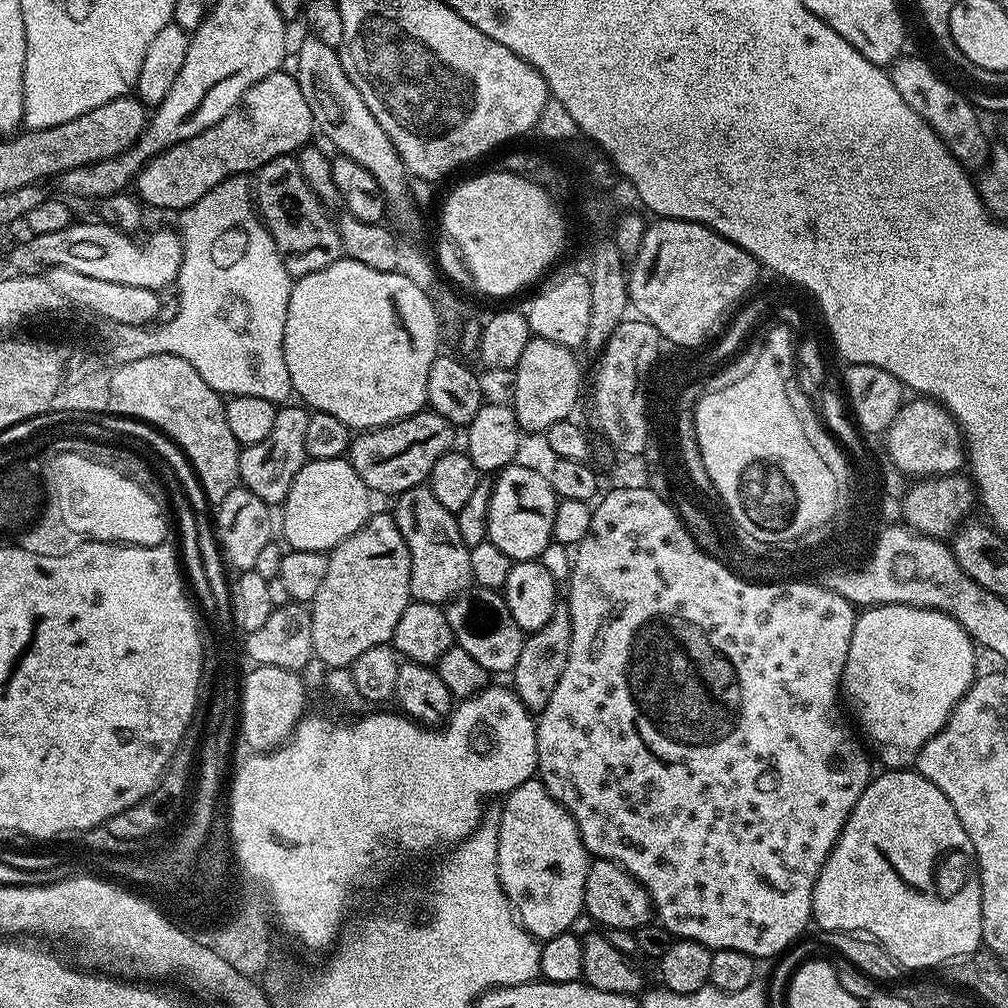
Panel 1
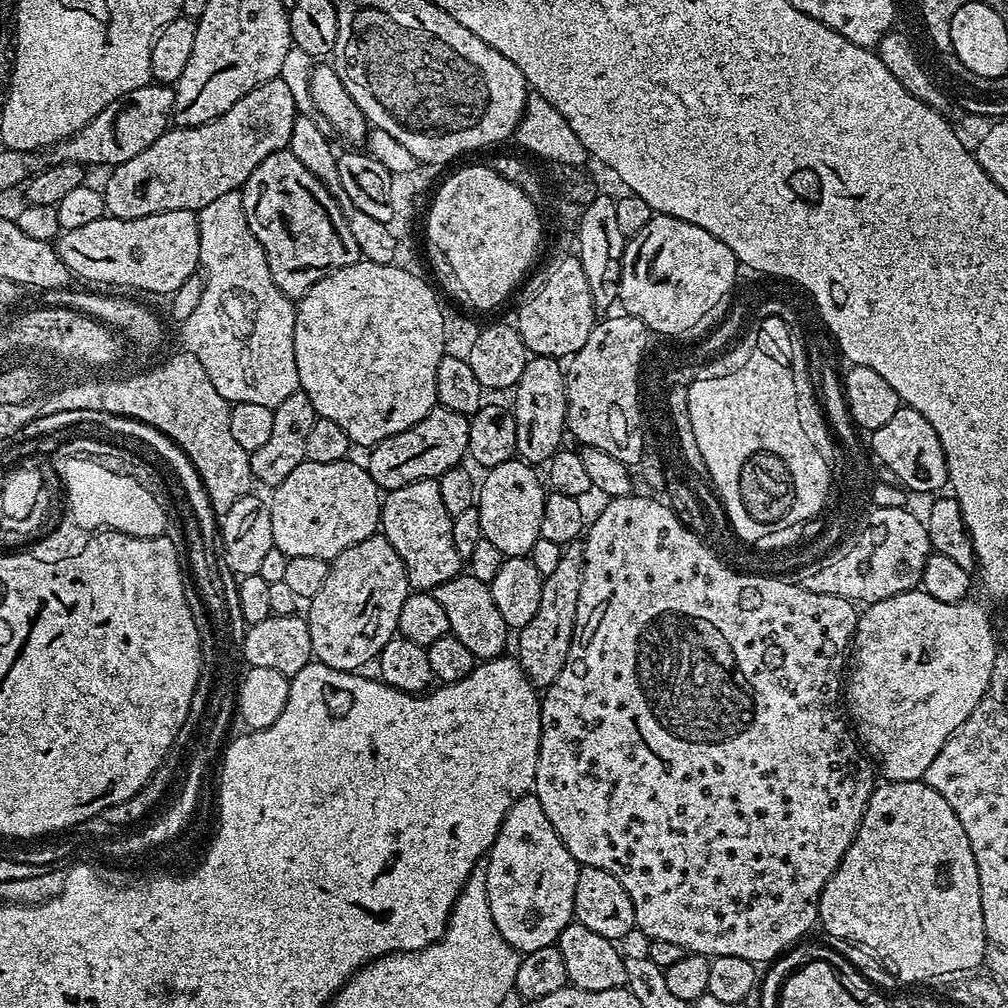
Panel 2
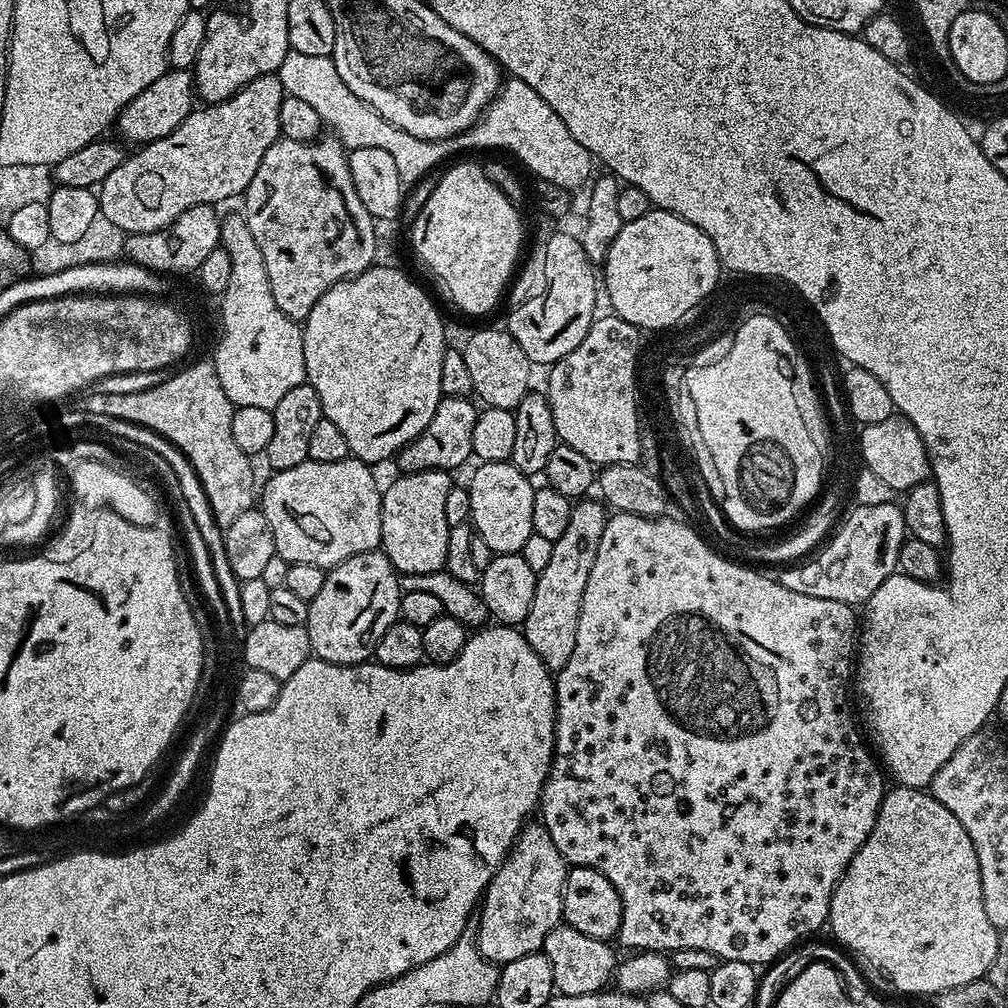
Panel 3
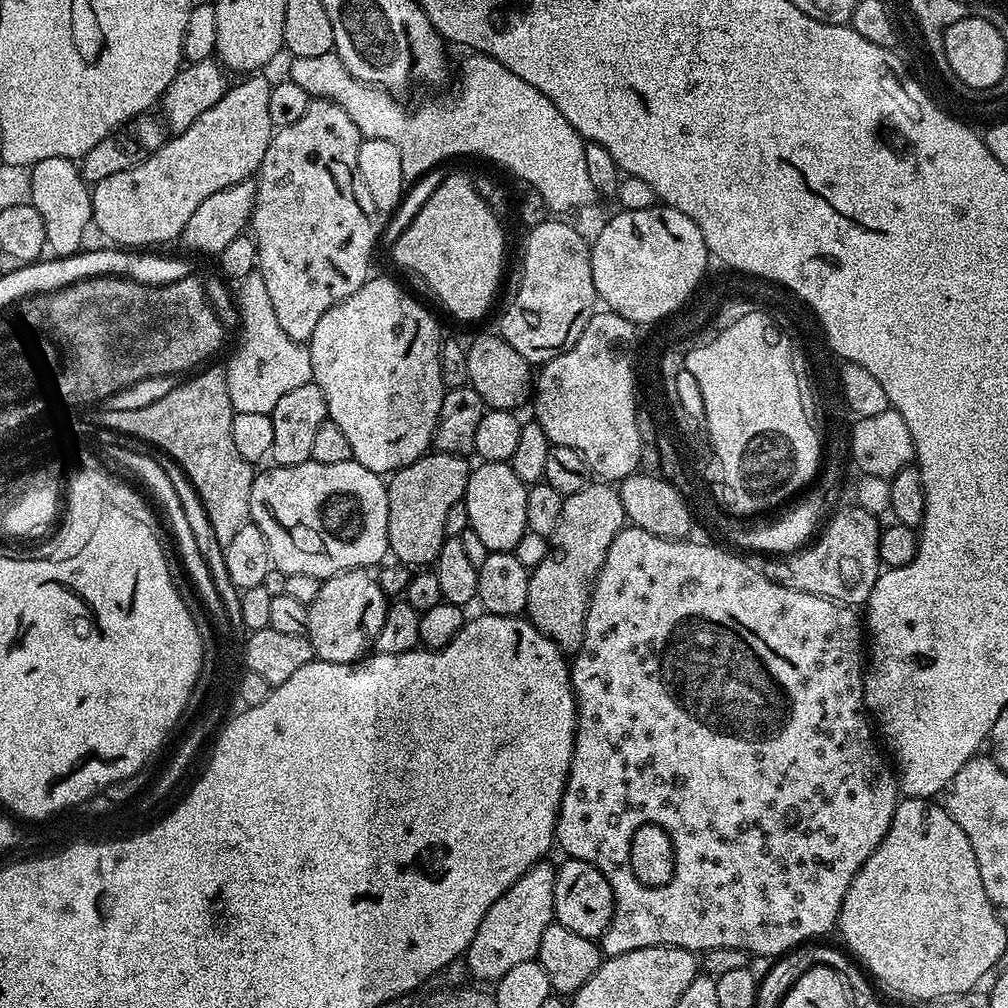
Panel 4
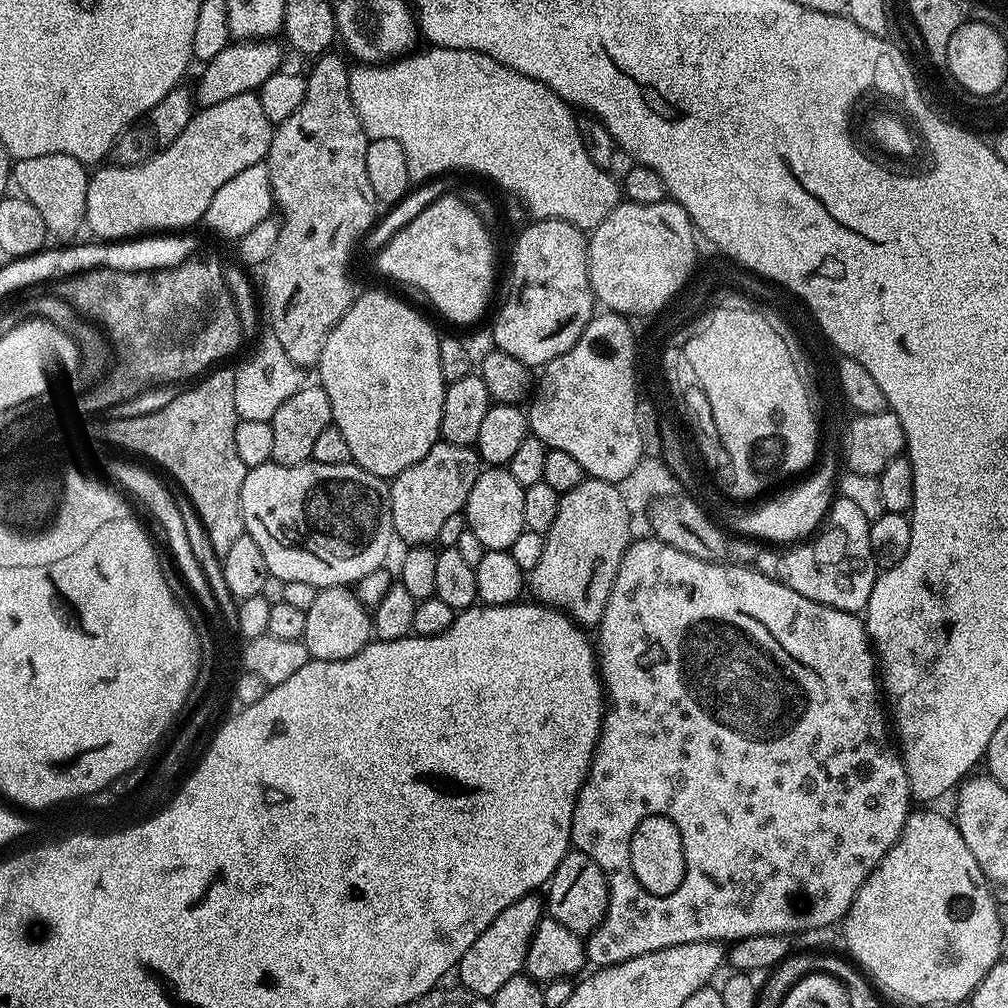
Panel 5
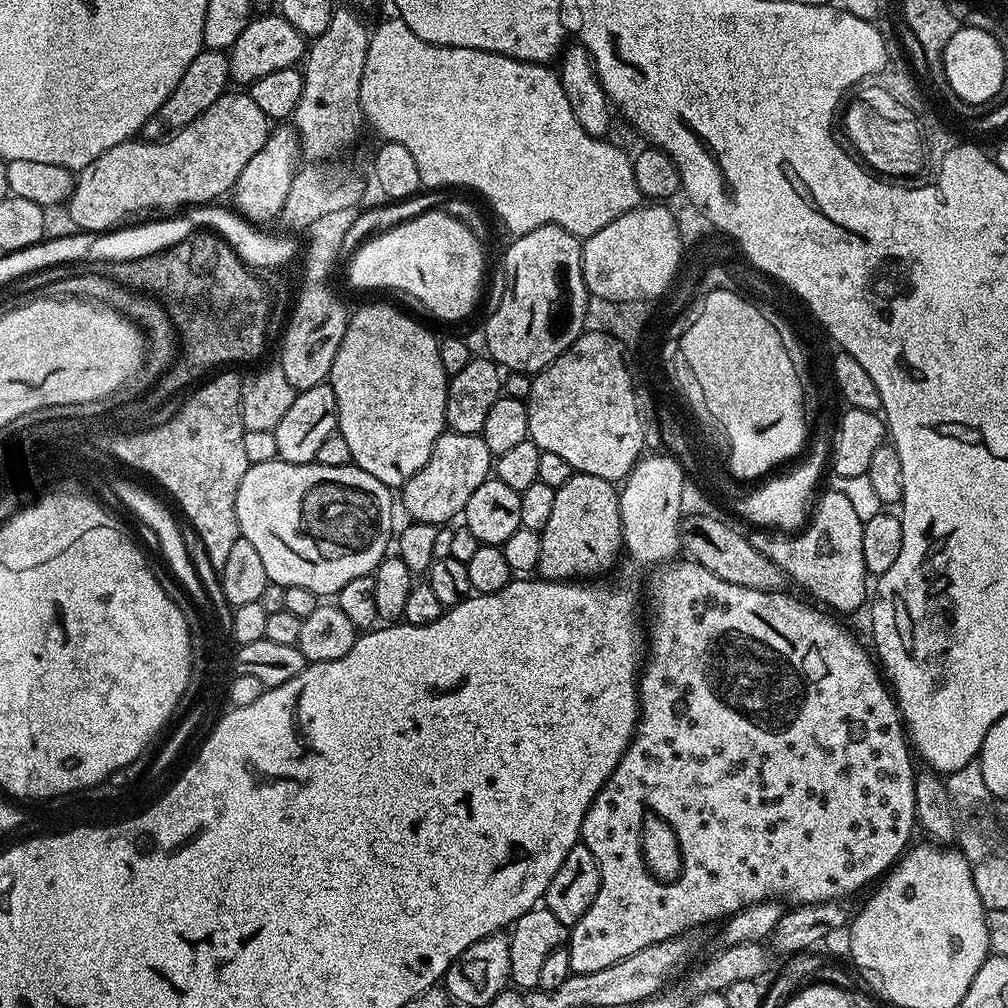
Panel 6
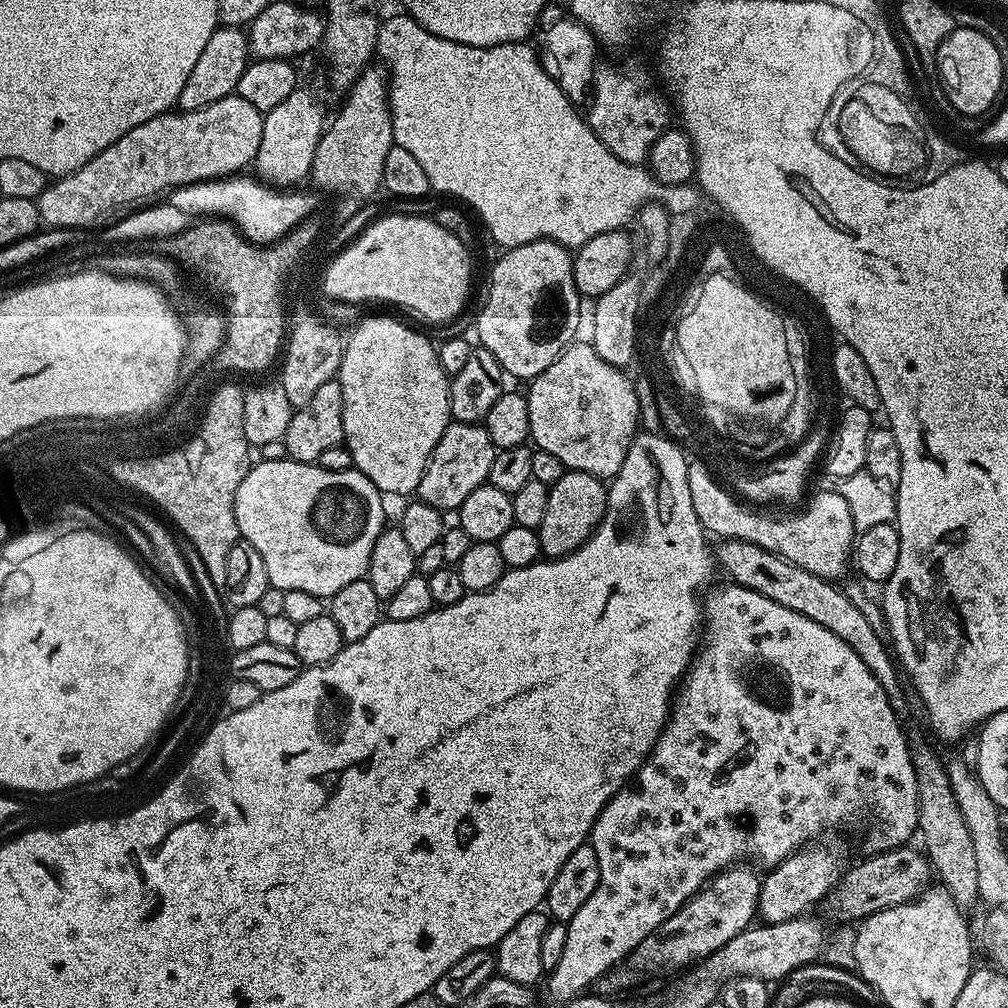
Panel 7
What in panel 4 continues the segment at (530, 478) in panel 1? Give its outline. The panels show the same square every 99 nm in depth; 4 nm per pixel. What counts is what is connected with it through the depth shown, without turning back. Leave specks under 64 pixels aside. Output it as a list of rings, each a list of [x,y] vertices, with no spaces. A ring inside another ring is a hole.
[[[480,462],[469,471],[468,485],[462,503],[466,506],[468,526],[482,538],[489,552],[515,552],[518,538],[528,531],[526,522],[526,494],[529,485],[514,474],[511,463]]]

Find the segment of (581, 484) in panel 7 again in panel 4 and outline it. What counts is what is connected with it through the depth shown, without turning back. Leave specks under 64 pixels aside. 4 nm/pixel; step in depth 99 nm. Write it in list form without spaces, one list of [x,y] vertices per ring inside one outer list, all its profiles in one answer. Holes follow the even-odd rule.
[[[593,482],[578,490],[578,494],[565,496],[562,518],[558,518],[554,534],[548,537],[546,558],[542,558],[542,562],[531,569],[526,594],[526,619],[546,638],[555,642],[565,654],[574,654],[582,646],[582,638],[586,634],[586,614],[592,601],[596,579],[606,562],[606,550],[610,550],[610,542],[614,542],[614,538],[624,527],[626,519],[622,498],[611,483]]]

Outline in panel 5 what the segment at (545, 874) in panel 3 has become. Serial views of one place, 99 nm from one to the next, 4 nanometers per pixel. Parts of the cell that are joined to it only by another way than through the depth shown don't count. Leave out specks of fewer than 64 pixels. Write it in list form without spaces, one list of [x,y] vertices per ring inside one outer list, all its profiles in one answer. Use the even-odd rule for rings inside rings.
[[[536,894],[523,896],[518,902],[506,906],[506,910],[502,910],[498,918],[474,938],[470,950],[462,954],[458,965],[459,983],[467,992],[491,998],[510,982],[510,978],[521,975],[530,938],[542,918],[542,900],[538,897]]]

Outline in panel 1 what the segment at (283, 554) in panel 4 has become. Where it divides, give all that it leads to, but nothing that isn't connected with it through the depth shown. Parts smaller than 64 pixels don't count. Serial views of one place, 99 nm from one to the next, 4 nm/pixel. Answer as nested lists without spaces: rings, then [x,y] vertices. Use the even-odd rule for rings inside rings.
[[[347,458],[308,460],[294,478],[290,494],[282,505],[284,511],[283,543],[292,550],[331,553],[368,521],[374,511],[373,497],[358,478],[358,470]]]

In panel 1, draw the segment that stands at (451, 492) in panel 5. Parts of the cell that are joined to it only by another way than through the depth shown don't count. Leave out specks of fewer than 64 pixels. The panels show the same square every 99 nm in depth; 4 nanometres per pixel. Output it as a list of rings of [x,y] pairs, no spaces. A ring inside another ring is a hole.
[[[427,486],[399,493],[395,500],[396,525],[402,538],[406,538],[406,546],[410,550],[412,600],[447,605],[449,600],[460,595],[473,583],[470,548],[466,542],[462,542],[462,534],[458,534],[456,513],[446,510],[446,506],[434,498],[432,489]]]

